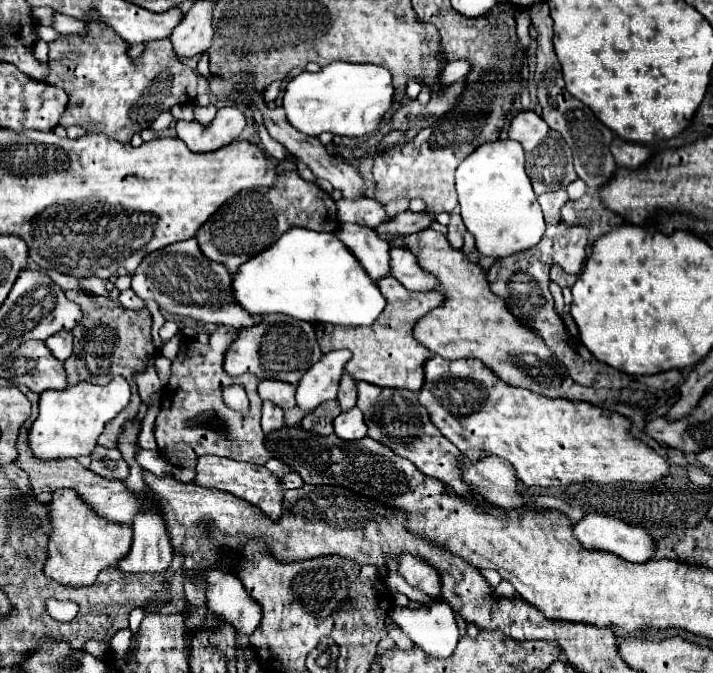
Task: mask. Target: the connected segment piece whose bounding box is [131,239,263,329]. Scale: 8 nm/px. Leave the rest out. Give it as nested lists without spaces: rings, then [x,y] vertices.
[[[187,239],[175,245],[167,245],[165,249],[147,255],[131,277],[133,277],[131,289],[141,299],[157,301],[157,305],[167,313],[187,315],[203,323],[215,323],[215,325],[223,323],[235,329],[253,327],[253,323],[263,321],[263,317],[259,315],[247,315],[247,311],[243,311],[243,307],[235,303],[231,291],[233,275],[221,263],[215,263],[205,255],[201,255],[197,239]]]

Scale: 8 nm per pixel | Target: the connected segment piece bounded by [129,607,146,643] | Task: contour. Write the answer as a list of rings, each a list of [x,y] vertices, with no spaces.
[[[138,607],[137,609],[133,609],[131,613],[129,613],[129,626],[132,633],[131,643],[134,642],[134,637],[136,636],[136,632],[139,630],[140,624],[145,617],[146,608]]]

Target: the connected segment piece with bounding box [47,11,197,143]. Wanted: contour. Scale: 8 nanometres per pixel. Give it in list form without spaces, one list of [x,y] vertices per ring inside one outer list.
[[[91,11],[89,19],[85,19],[87,33],[85,35],[61,35],[59,39],[65,43],[49,43],[49,77],[47,83],[63,87],[69,95],[69,111],[63,113],[59,125],[71,127],[81,125],[89,133],[103,133],[109,139],[115,139],[119,143],[129,143],[135,133],[141,133],[149,127],[149,123],[163,111],[169,111],[173,105],[195,101],[197,97],[197,73],[181,65],[175,55],[171,53],[169,39],[163,41],[151,41],[145,45],[145,51],[141,57],[131,59],[127,55],[129,43],[123,43],[119,35],[115,35],[105,23],[99,23],[99,13]]]

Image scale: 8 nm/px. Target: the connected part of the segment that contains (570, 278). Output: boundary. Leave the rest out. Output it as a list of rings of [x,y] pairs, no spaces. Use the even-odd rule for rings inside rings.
[[[559,265],[551,267],[551,281],[555,281],[559,287],[571,287],[575,283],[577,275],[567,275]]]

